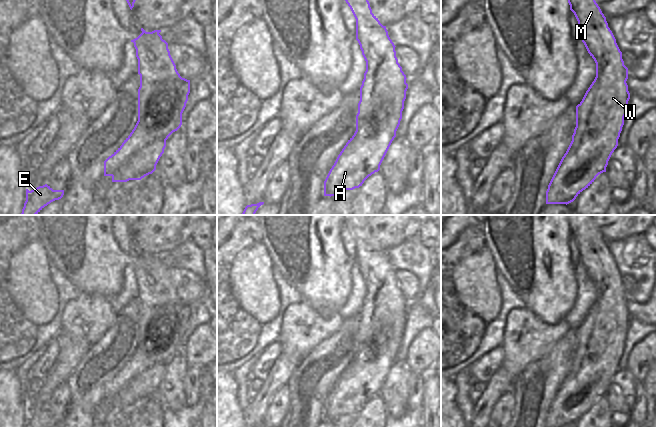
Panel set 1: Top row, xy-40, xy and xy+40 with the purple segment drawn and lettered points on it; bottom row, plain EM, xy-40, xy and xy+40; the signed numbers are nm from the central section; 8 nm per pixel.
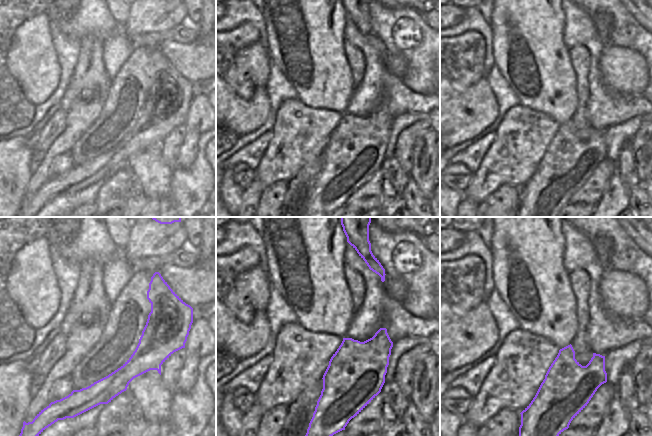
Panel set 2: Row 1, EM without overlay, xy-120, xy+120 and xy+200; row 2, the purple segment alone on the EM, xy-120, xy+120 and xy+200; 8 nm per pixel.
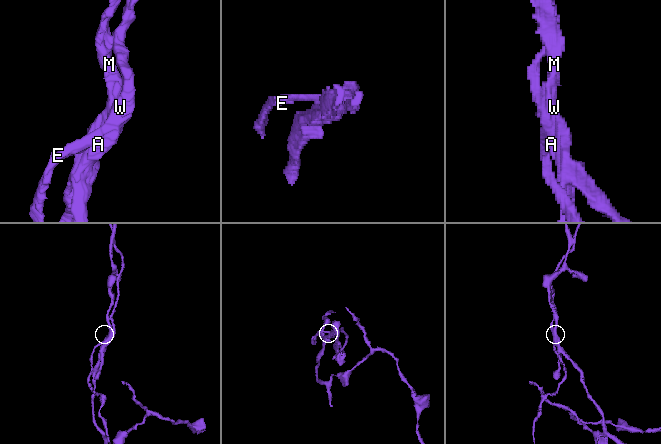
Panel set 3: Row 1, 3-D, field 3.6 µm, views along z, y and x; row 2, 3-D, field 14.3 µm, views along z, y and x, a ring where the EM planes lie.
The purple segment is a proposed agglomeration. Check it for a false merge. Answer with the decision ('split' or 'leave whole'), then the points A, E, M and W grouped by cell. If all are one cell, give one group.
split | A M W / E

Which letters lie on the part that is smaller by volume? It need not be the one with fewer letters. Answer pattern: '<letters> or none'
E

